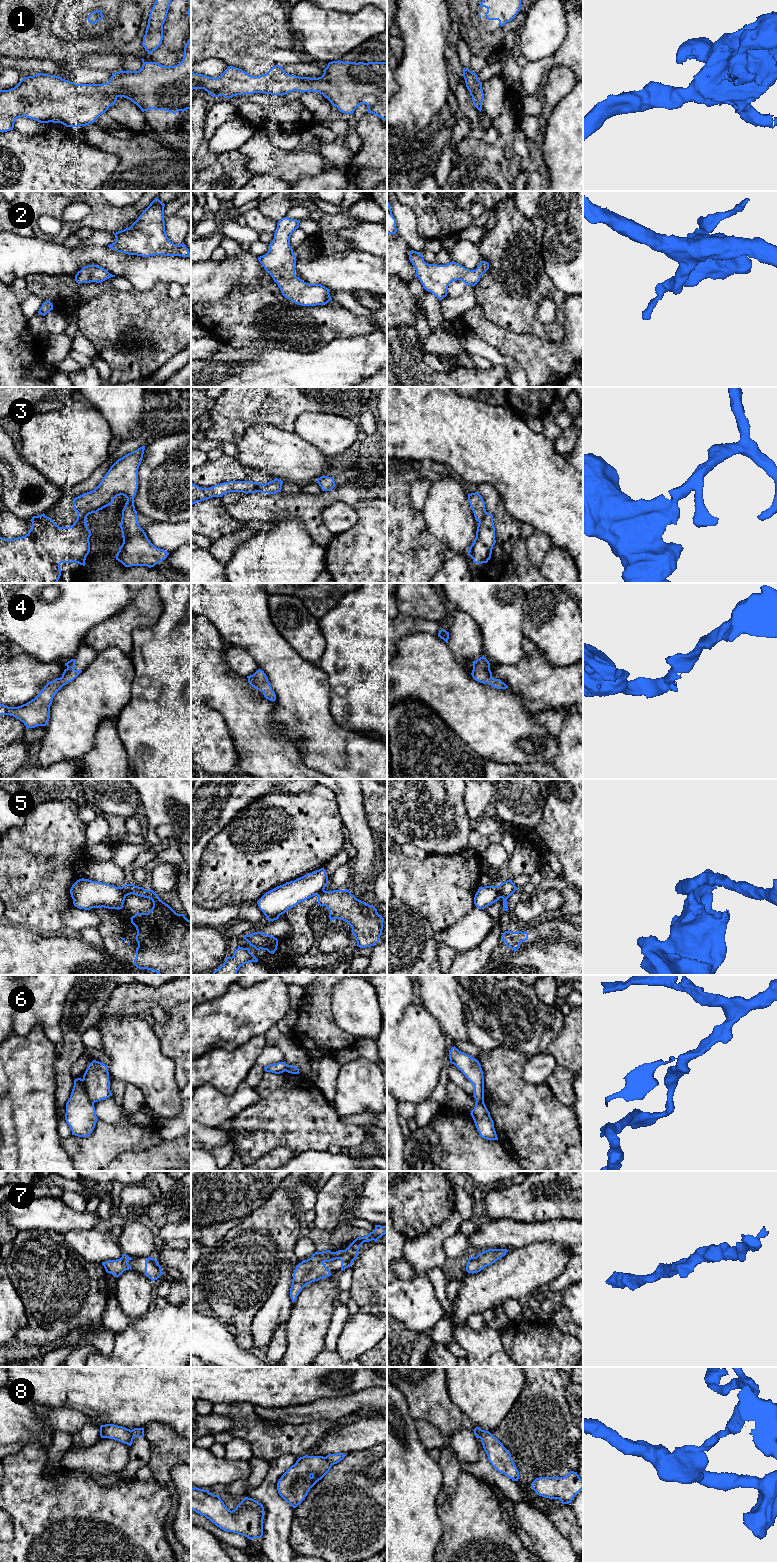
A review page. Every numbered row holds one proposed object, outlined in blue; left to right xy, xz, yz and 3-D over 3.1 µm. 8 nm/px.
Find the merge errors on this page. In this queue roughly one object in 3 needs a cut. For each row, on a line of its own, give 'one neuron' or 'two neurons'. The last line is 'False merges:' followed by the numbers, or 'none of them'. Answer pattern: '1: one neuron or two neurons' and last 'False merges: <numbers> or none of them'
1: one neuron
2: one neuron
3: two neurons
4: one neuron
5: two neurons
6: two neurons
7: one neuron
8: two neurons
False merges: 3, 5, 6, 8

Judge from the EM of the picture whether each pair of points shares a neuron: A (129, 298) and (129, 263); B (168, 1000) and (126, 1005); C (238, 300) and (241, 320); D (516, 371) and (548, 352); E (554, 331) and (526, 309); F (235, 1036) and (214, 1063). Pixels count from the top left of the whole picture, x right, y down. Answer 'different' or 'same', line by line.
A: different
B: same
C: same
D: different
E: same
F: different

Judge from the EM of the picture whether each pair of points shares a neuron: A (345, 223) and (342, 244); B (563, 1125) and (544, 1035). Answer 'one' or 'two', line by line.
A: one
B: two

